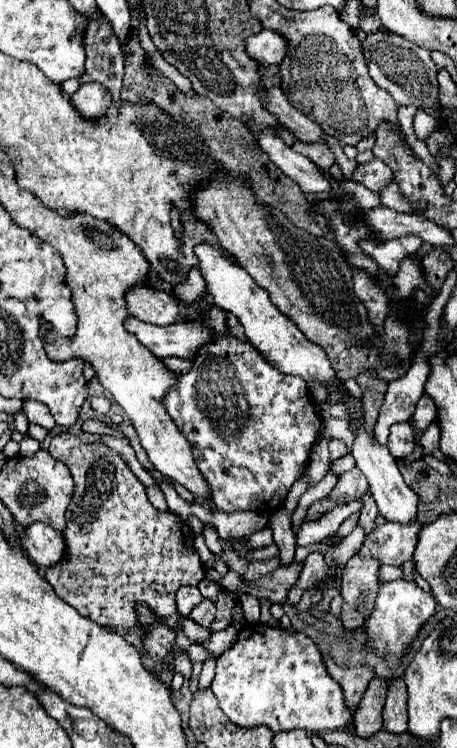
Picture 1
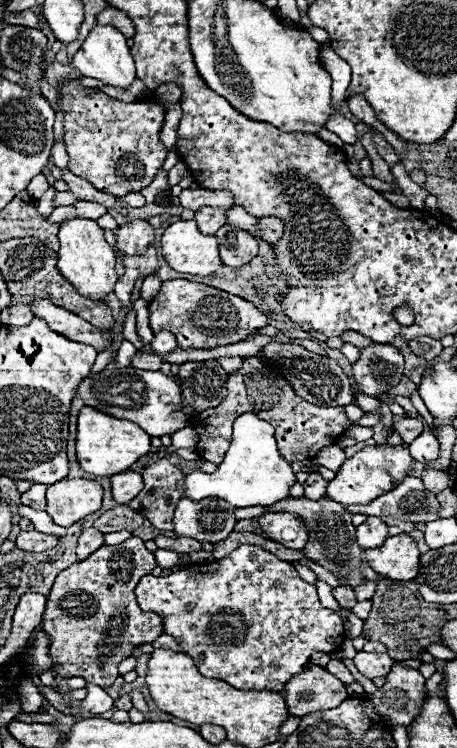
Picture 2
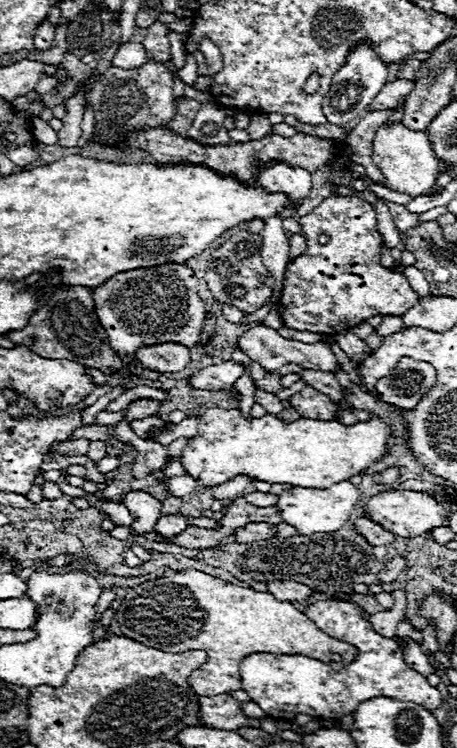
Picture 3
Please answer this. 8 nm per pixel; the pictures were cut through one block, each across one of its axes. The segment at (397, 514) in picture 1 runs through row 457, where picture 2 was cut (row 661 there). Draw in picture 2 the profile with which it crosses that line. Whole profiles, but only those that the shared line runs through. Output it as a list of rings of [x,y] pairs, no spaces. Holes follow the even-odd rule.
[[[358,652],[354,658],[354,666],[366,678],[378,678],[378,676],[386,676],[390,672],[392,658],[390,656],[376,656],[376,654],[368,654],[368,652]]]

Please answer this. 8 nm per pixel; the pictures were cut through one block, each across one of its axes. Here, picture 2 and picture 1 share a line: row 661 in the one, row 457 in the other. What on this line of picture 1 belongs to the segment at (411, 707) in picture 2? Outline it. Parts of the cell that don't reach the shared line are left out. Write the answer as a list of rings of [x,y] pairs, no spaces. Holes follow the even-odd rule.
[[[408,422],[394,424],[390,428],[390,438],[388,438],[388,450],[394,458],[402,458],[412,454],[414,450],[414,434]]]

